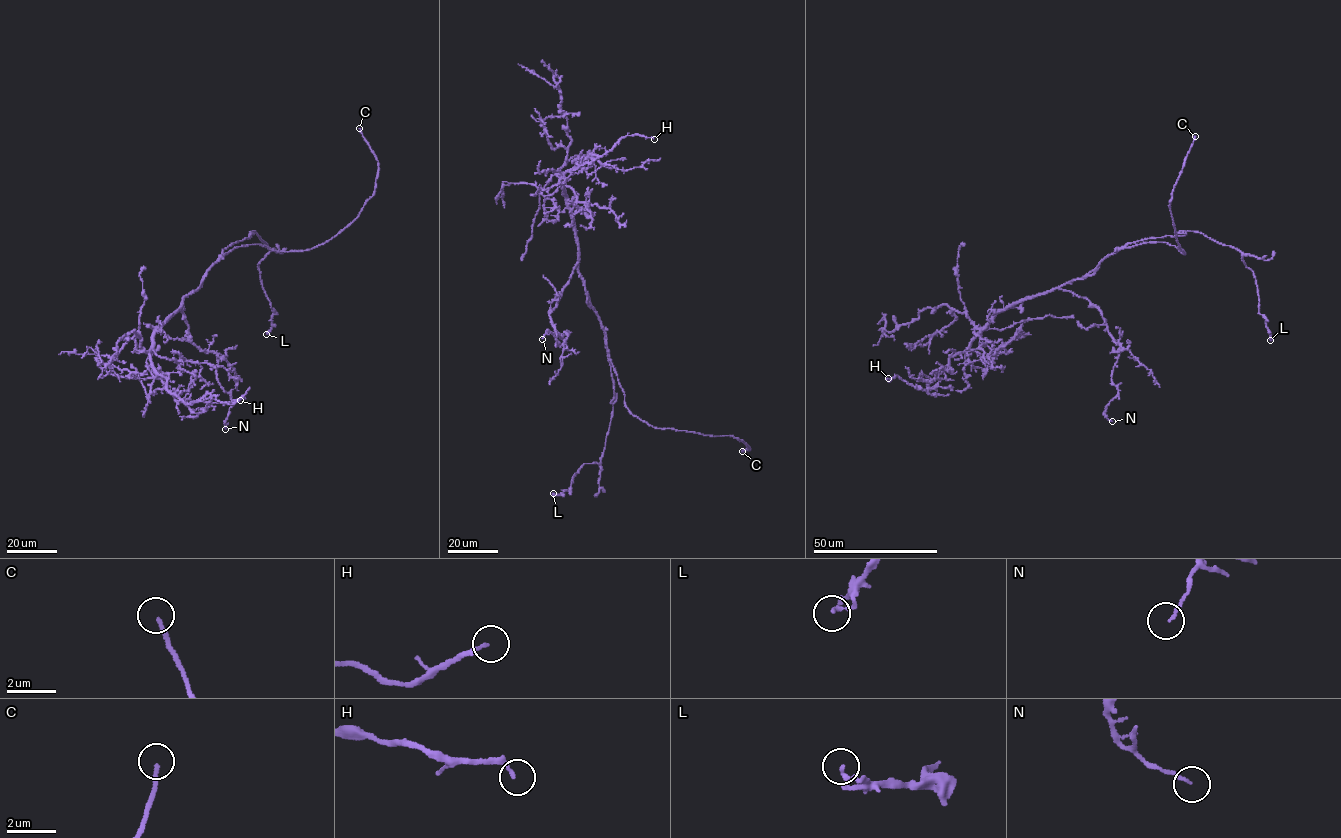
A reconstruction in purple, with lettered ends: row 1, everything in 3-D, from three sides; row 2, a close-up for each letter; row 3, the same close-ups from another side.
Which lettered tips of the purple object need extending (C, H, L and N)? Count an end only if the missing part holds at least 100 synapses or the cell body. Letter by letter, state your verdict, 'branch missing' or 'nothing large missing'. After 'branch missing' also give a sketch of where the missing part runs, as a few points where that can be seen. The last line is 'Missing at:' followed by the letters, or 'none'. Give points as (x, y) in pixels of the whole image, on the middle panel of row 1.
C: branch missing; course (742, 451), (729, 446), (728, 441)
H: nothing large missing
L: nothing large missing
N: nothing large missing
Missing at: C

